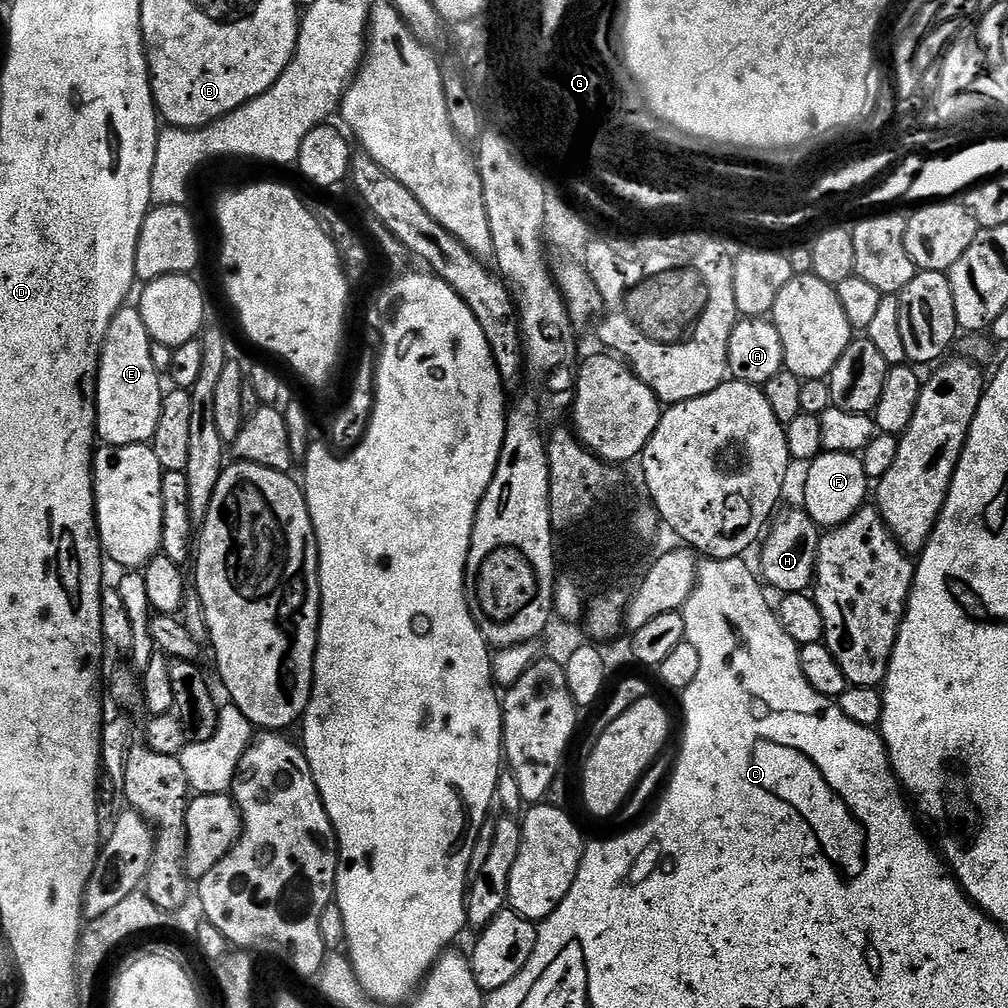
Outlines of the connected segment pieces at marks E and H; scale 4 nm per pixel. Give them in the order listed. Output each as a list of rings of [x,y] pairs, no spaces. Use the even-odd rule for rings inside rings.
[[[139,307],[120,308],[104,339],[96,379],[96,435],[107,446],[146,444],[154,438],[154,430],[158,430],[165,389],[160,388],[161,372],[154,370],[151,345]]]
[[[803,510],[782,512],[771,521],[770,527],[759,545],[761,548],[758,572],[763,583],[769,589],[777,588],[777,593],[808,592],[814,584],[816,551],[820,545],[822,532],[807,512]]]

